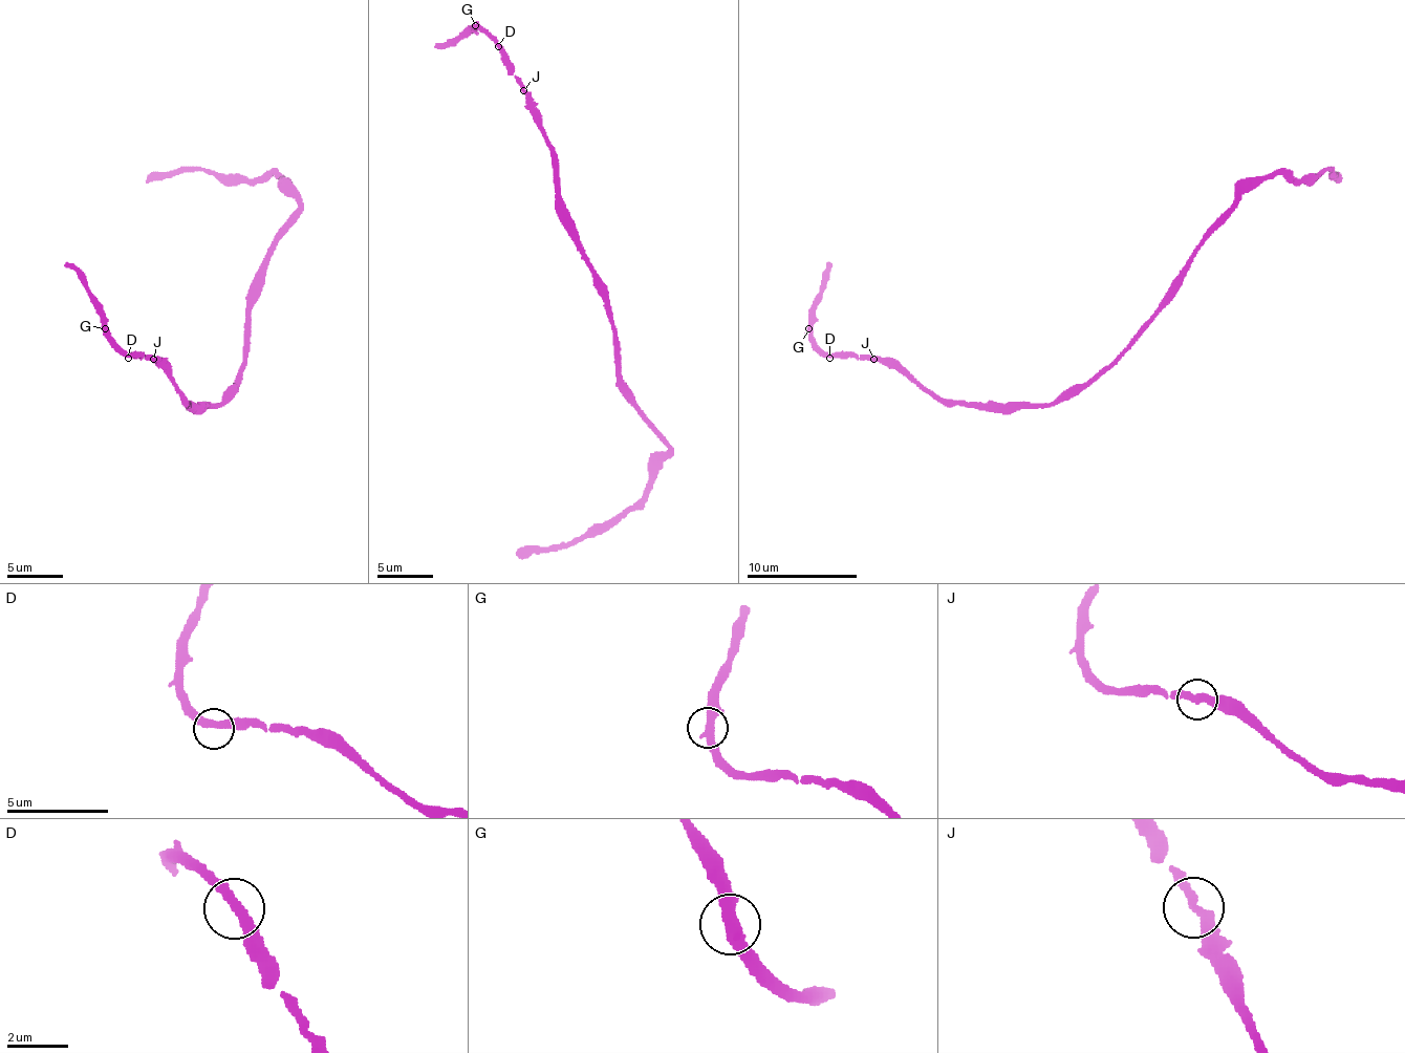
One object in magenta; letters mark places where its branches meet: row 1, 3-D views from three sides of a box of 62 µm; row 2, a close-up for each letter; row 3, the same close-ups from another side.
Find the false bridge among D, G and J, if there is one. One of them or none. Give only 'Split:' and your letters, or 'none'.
Split: none

